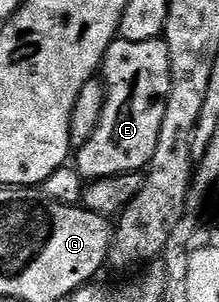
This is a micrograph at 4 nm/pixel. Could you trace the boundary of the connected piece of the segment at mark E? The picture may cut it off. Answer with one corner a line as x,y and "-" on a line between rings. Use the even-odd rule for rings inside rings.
164,38
151,41
114,39
105,54
103,82
105,104
103,117
99,117
99,129
95,129
87,145
75,151
75,168
85,181
126,175
132,171
144,172
148,168
155,145
159,145
159,129
171,93
171,57

